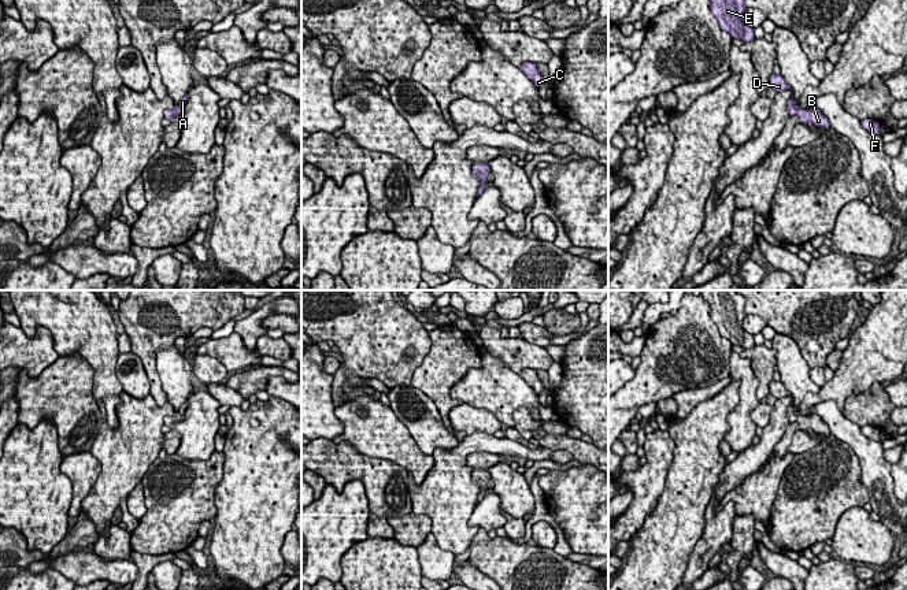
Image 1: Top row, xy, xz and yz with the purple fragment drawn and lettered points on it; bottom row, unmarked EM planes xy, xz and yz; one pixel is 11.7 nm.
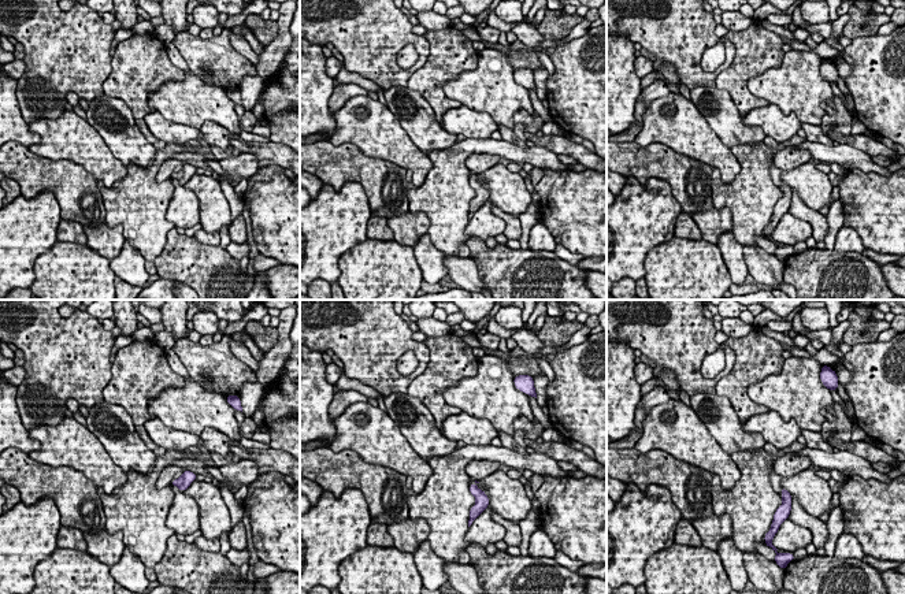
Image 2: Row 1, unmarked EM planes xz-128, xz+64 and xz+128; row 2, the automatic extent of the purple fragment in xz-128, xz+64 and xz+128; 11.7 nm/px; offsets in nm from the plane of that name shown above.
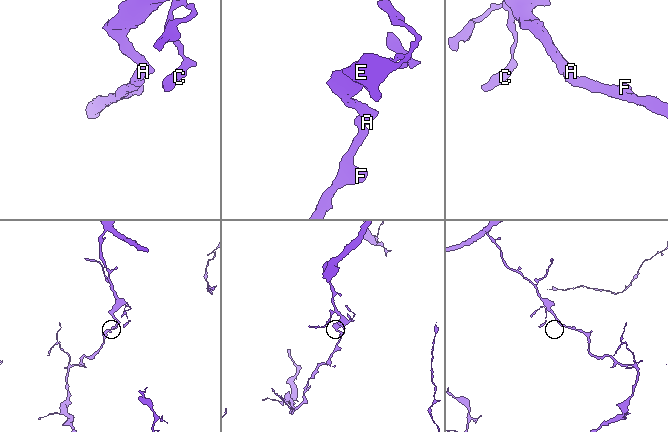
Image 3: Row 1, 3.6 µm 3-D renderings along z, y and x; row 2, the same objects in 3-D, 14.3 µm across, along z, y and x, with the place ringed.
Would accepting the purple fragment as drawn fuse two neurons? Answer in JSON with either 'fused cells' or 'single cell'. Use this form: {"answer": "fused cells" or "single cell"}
{"answer": "single cell"}

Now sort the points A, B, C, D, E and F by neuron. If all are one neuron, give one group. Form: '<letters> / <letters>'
A B C D E F

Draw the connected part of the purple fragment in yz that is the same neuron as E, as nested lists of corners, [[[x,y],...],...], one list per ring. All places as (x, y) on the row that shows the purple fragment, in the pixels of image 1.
[[[710,0],[711,12],[717,18],[721,30],[730,34],[732,40],[749,42],[755,40],[754,29],[743,21],[745,0]]]

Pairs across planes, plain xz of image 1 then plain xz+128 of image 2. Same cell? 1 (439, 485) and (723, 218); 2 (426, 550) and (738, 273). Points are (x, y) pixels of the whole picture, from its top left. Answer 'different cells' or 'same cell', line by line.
1: different cells
2: same cell

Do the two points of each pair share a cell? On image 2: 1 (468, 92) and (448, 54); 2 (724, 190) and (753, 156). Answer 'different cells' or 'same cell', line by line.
1: different cells
2: same cell

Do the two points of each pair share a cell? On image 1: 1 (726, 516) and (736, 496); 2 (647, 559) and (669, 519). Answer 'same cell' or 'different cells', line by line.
1: different cells
2: same cell

